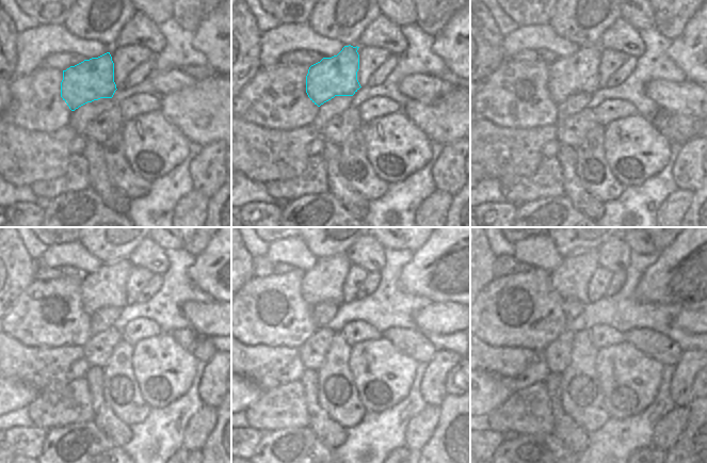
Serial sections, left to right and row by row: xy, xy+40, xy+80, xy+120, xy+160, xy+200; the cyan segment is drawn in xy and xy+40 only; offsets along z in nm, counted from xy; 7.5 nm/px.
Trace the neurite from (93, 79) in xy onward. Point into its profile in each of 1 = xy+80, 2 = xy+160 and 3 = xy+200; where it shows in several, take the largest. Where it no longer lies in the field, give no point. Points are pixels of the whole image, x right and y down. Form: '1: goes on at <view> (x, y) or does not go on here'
1: goes on at xy+80 (579, 73)
2: goes on at xy+160 (324, 283)
3: goes on at xy+200 (571, 278)

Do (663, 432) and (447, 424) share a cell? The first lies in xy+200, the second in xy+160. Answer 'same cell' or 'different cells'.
different cells

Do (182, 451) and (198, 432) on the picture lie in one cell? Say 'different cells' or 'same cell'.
same cell

